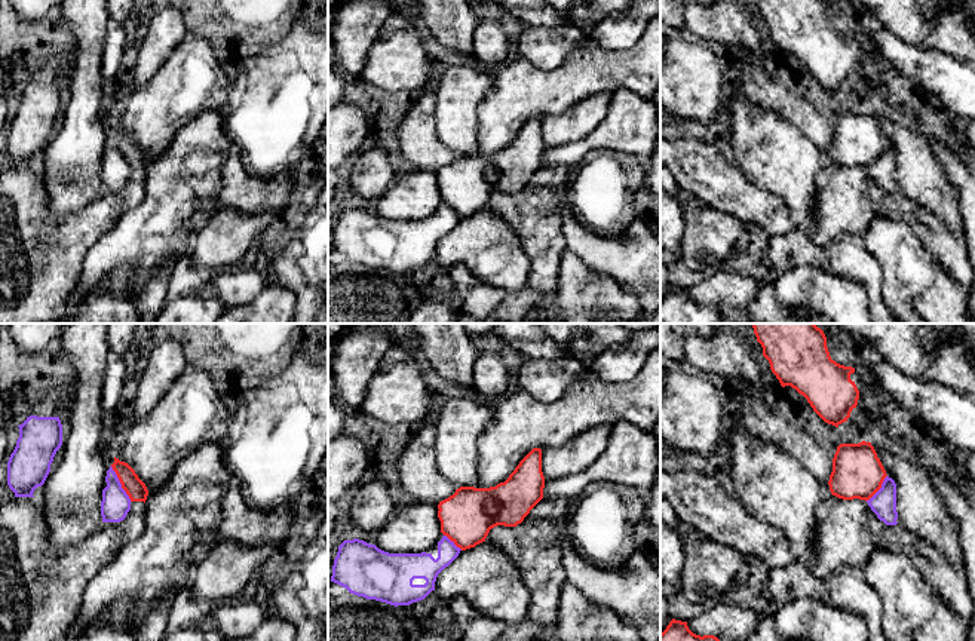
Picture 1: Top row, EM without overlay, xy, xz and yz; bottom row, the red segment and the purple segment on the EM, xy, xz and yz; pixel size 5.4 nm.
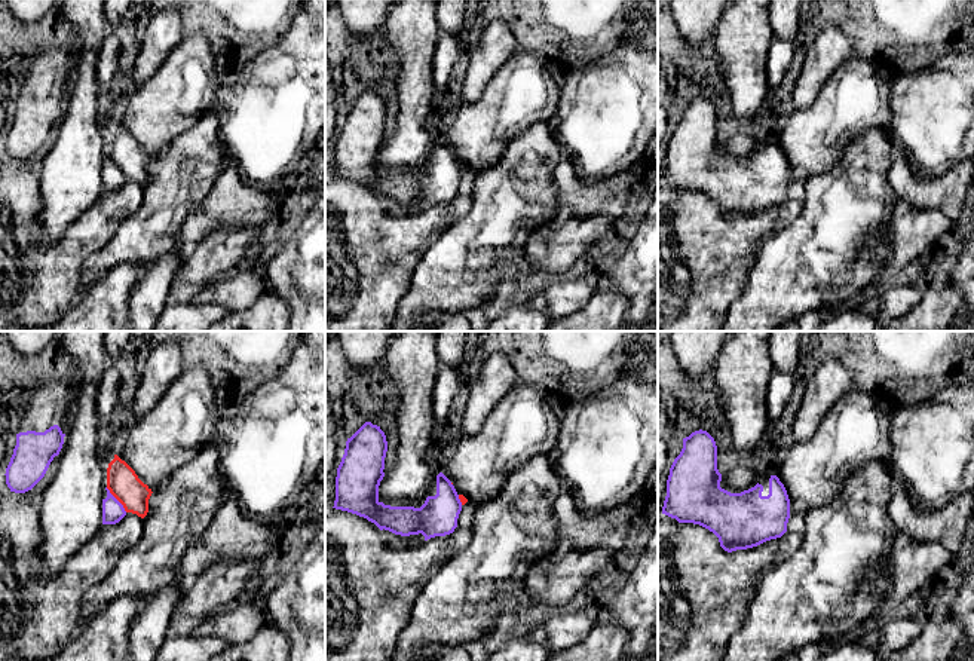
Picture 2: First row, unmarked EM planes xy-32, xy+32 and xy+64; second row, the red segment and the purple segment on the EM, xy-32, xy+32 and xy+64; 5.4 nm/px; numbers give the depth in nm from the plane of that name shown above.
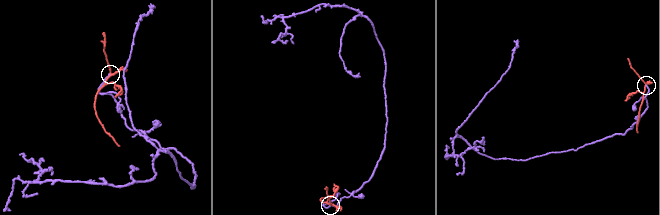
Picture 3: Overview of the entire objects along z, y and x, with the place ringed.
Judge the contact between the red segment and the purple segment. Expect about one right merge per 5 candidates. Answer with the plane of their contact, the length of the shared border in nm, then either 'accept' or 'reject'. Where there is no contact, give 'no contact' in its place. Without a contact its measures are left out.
xy | 220 nm | reject

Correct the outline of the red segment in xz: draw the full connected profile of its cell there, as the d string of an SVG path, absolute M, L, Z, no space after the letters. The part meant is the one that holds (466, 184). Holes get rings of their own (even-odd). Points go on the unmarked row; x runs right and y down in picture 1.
M533 116L505 150L490 156L460 154L439 169L441 200L462 218L485 209L497 193L516 194L543 166L542 117Z

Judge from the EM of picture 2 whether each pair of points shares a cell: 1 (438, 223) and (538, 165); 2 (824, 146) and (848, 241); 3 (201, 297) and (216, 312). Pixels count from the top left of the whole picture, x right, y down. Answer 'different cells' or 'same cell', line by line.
1: different cells
2: different cells
3: different cells

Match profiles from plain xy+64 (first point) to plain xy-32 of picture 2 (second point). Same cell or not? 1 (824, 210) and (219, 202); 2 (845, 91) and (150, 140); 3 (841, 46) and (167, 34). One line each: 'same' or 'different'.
1: different
2: same
3: same

